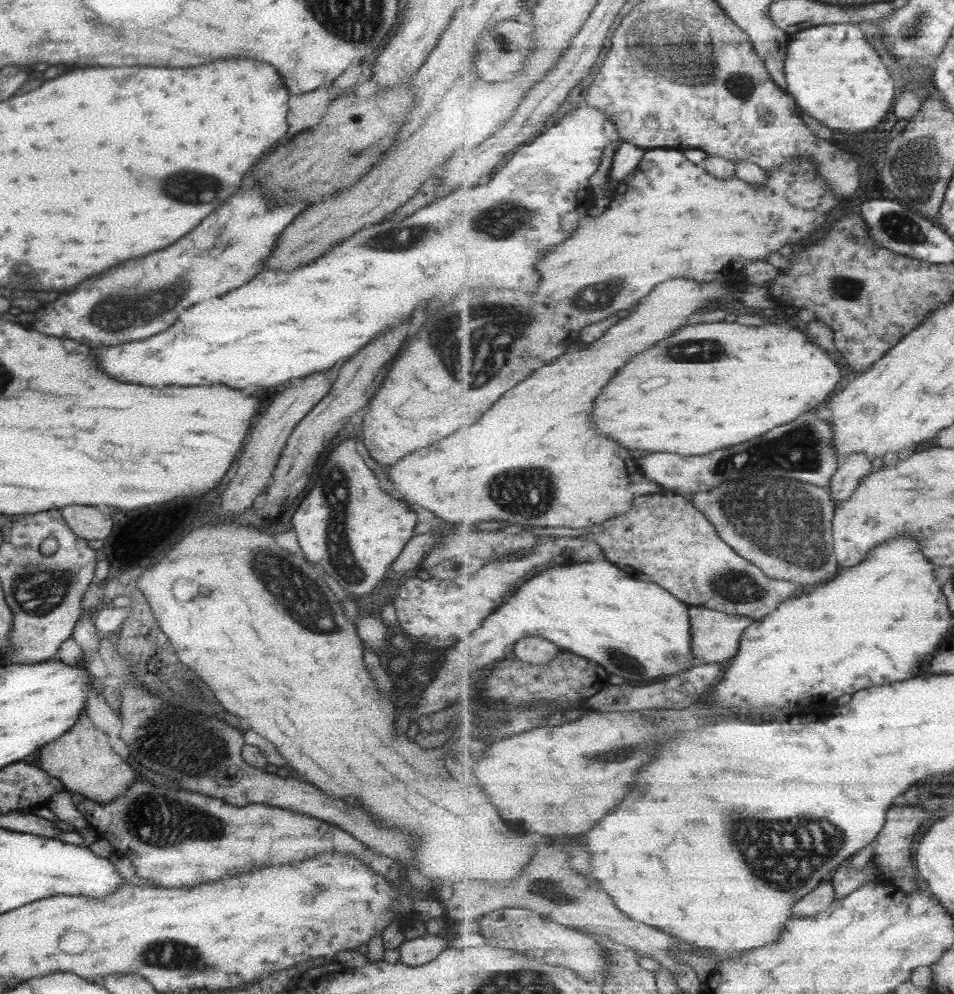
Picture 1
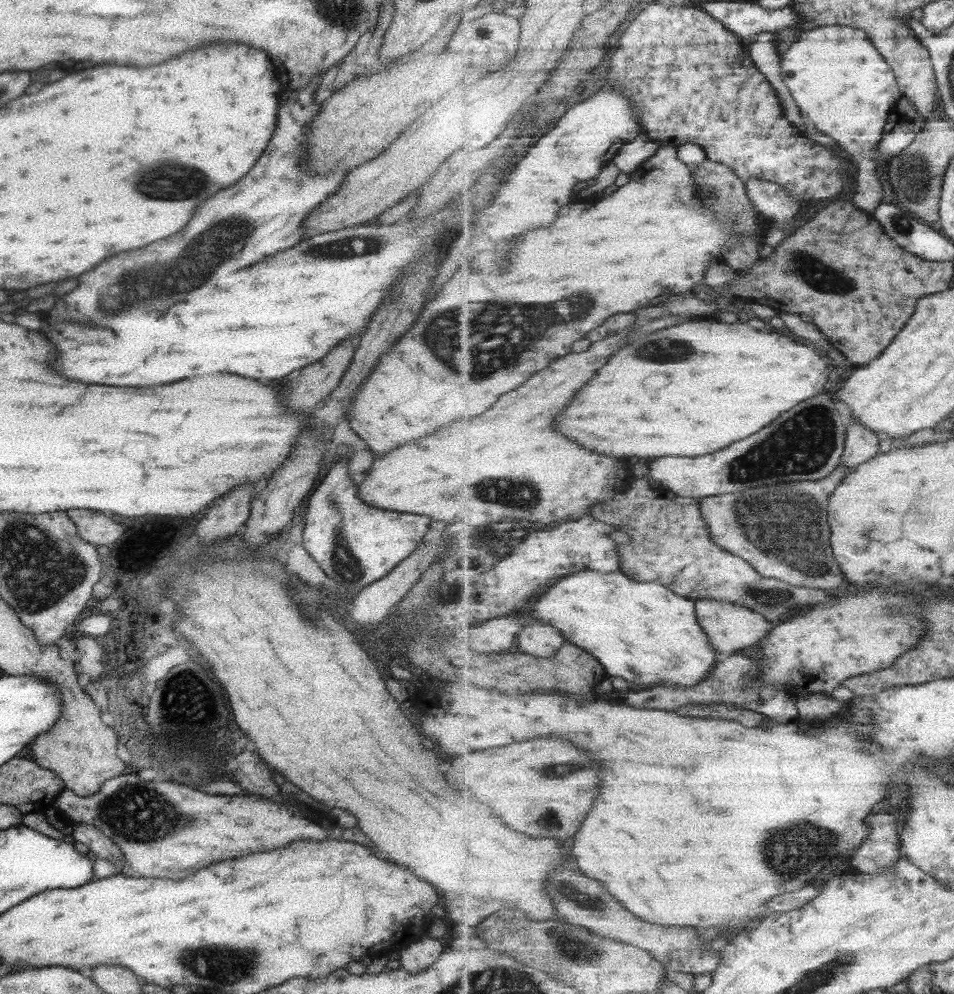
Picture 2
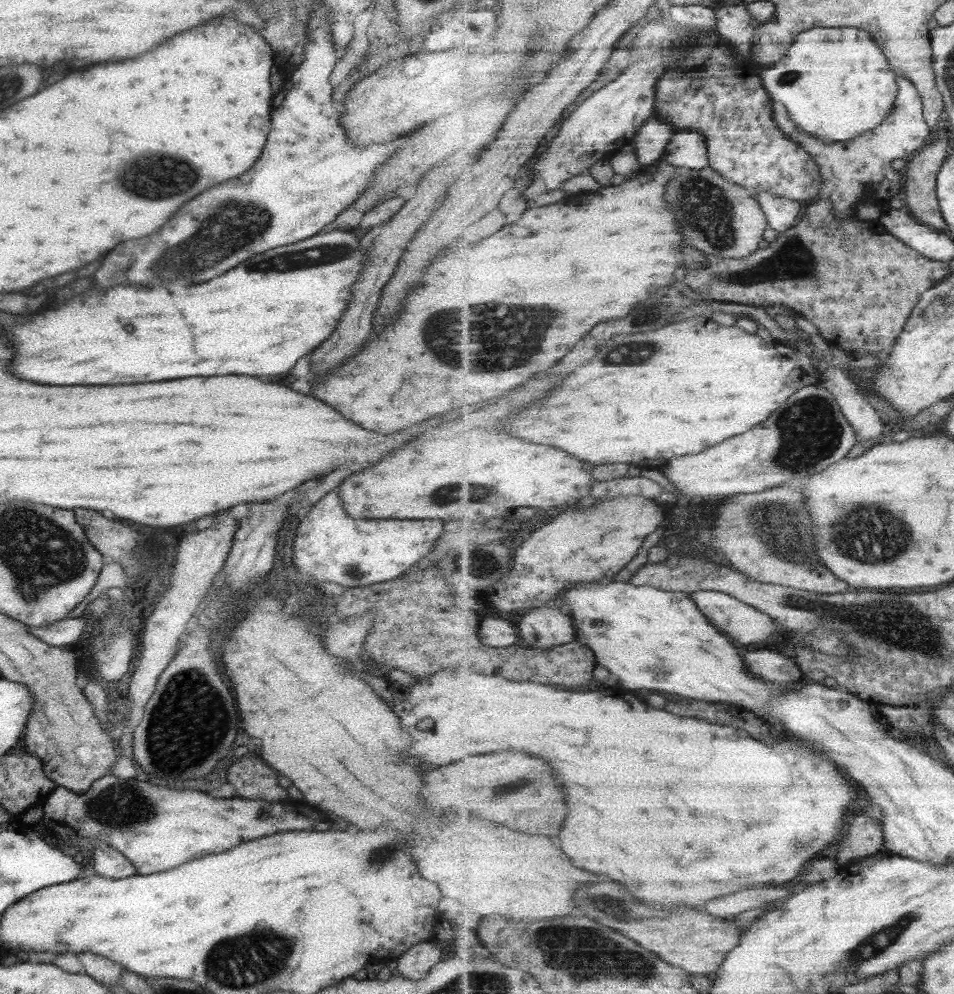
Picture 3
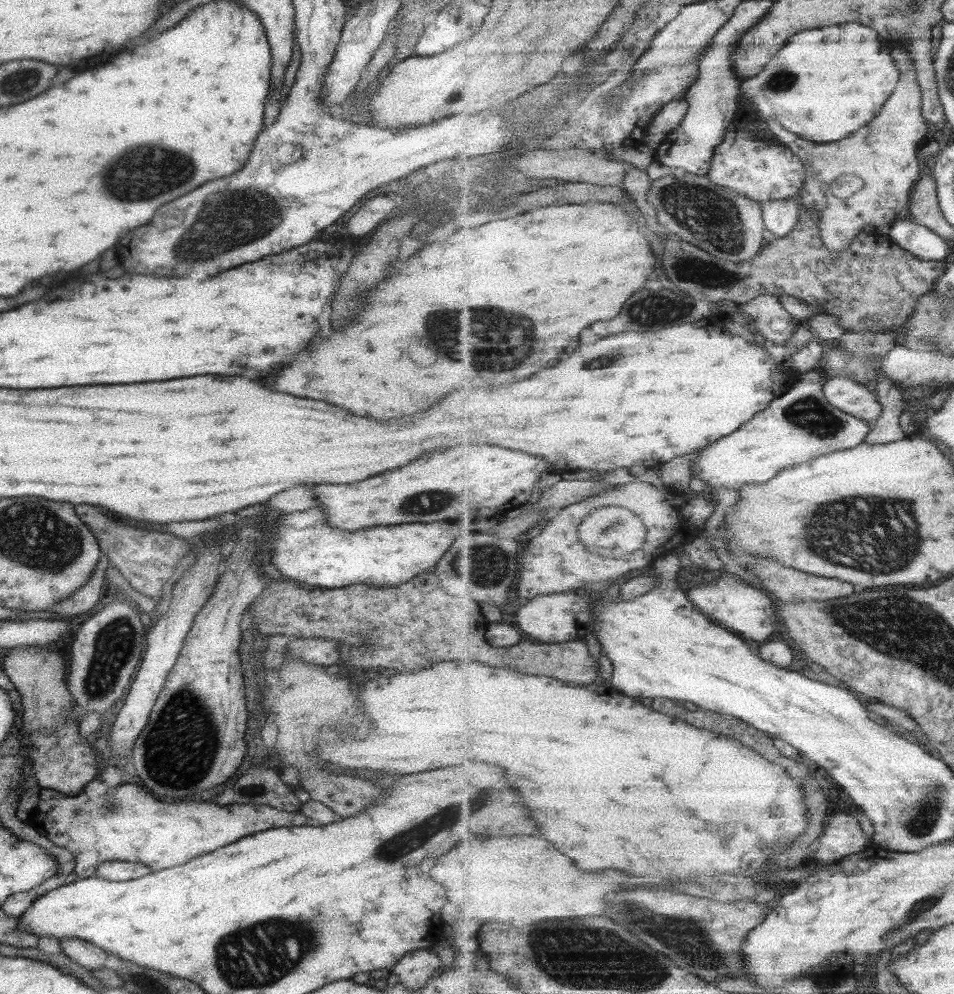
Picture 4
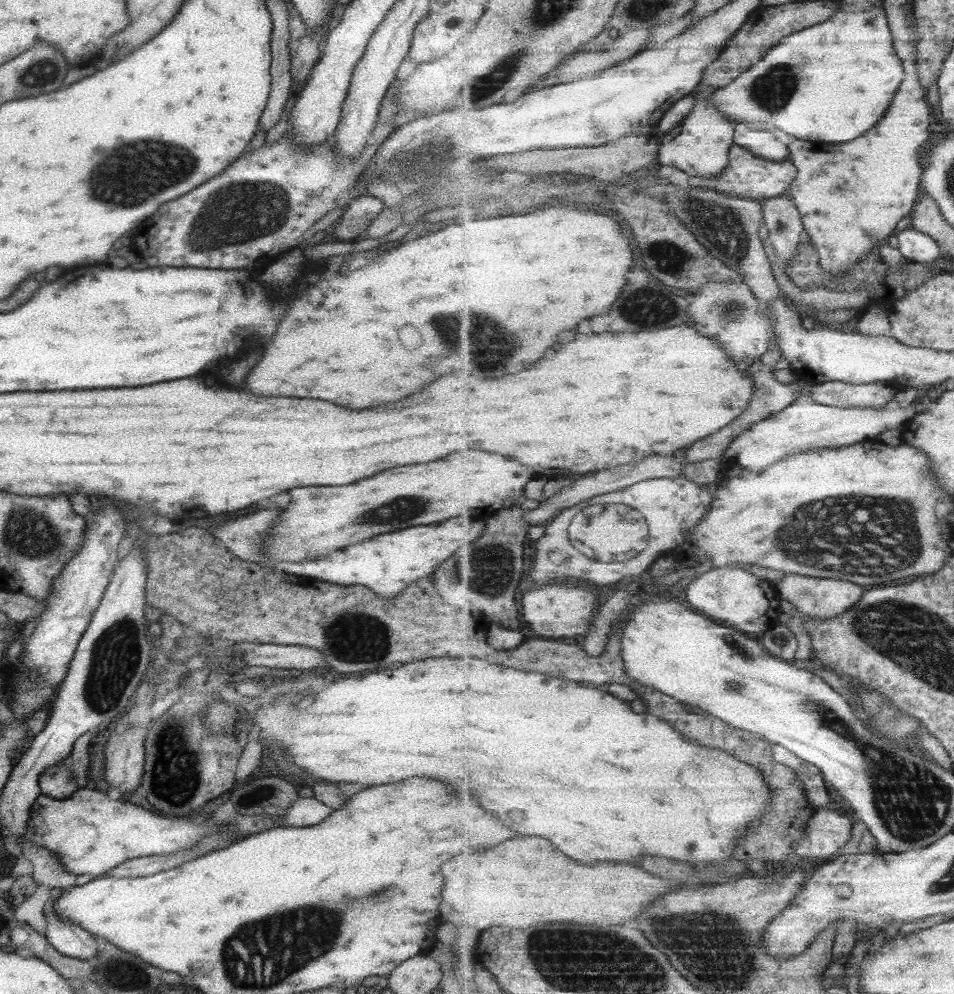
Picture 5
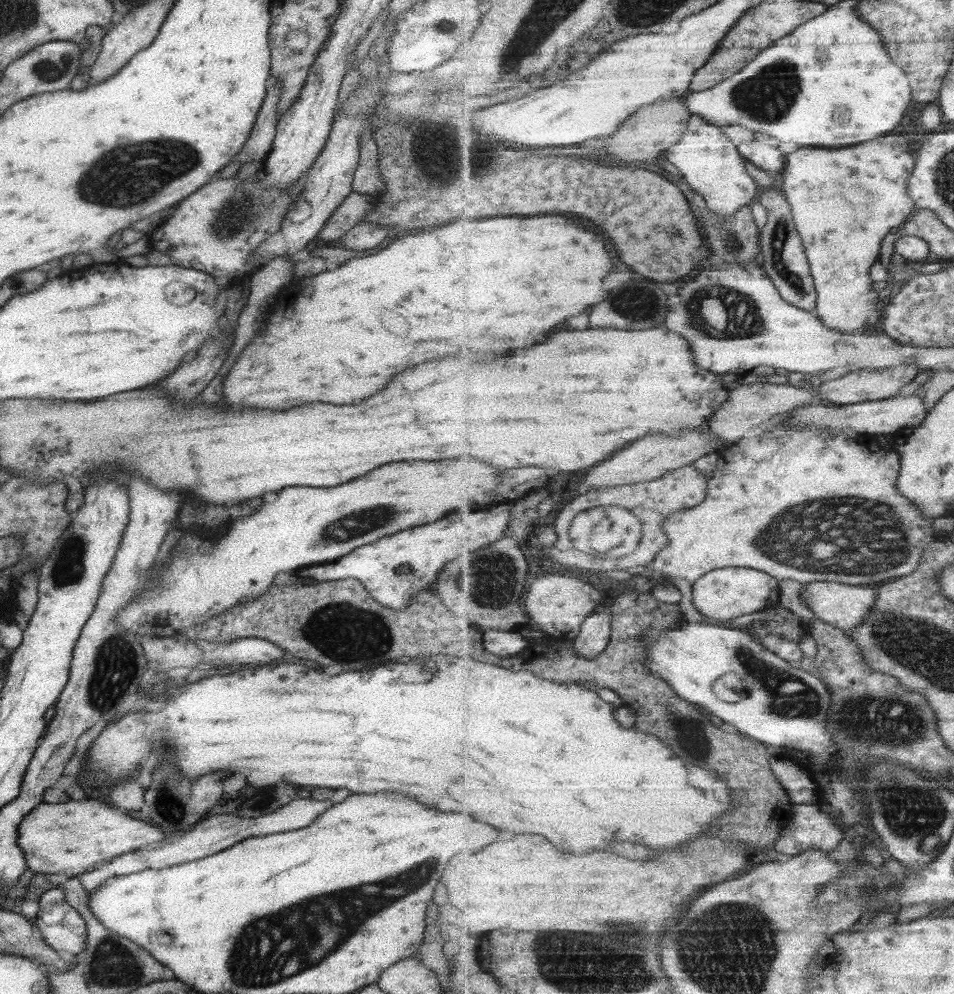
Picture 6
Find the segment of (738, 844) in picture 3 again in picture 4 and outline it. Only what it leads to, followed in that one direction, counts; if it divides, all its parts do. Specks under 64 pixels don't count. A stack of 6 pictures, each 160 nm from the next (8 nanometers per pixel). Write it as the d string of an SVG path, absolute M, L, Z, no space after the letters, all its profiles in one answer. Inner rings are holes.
M439 662L427 670L419 670L413 674L397 674L389 678L377 678L373 682L367 682L363 692L357 692L361 698L365 712L371 720L371 734L367 740L349 740L349 738L337 738L333 734L323 734L319 744L319 758L337 764L339 768L365 768L385 774L413 774L423 770L437 770L445 768L445 764L463 764L463 762L495 762L507 770L507 778L515 782L515 788L523 794L523 802L527 802L527 808L535 810L535 820L541 826L543 836L549 842L555 842L559 850L575 858L575 864L585 871L607 870L607 868L619 868L623 872L635 872L637 876L655 876L661 880L675 880L675 878L695 878L697 876L713 876L713 874L741 874L741 876L763 876L765 868L769 864L769 858L777 852L790 848L792 842L806 833L810 826L807 822L806 794L797 780L793 780L787 770L779 764L773 764L765 760L759 752L745 746L739 740L723 738L715 732L695 728L679 718L671 718L667 714L655 712L643 704L635 704L631 708L631 697L619 692L619 698L613 694L597 694L585 686L567 686L567 682L549 676L529 676L511 672L507 668L493 668L485 666L481 662Z

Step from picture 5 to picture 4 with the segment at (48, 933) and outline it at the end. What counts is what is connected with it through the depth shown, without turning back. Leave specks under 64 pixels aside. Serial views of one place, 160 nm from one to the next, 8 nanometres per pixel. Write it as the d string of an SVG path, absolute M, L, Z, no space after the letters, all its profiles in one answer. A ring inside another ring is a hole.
M66 938L59 940L59 943L63 954L71 959L71 962L87 970L95 971L95 968L103 968L103 963L108 956L99 947L78 938Z

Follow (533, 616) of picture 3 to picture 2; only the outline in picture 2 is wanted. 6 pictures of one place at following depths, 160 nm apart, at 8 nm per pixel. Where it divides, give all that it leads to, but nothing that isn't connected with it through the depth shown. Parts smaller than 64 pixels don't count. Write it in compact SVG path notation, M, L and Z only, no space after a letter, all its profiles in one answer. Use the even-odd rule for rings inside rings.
M530 620L522 632L518 634L519 650L539 658L555 656L566 643L561 632L547 621Z

